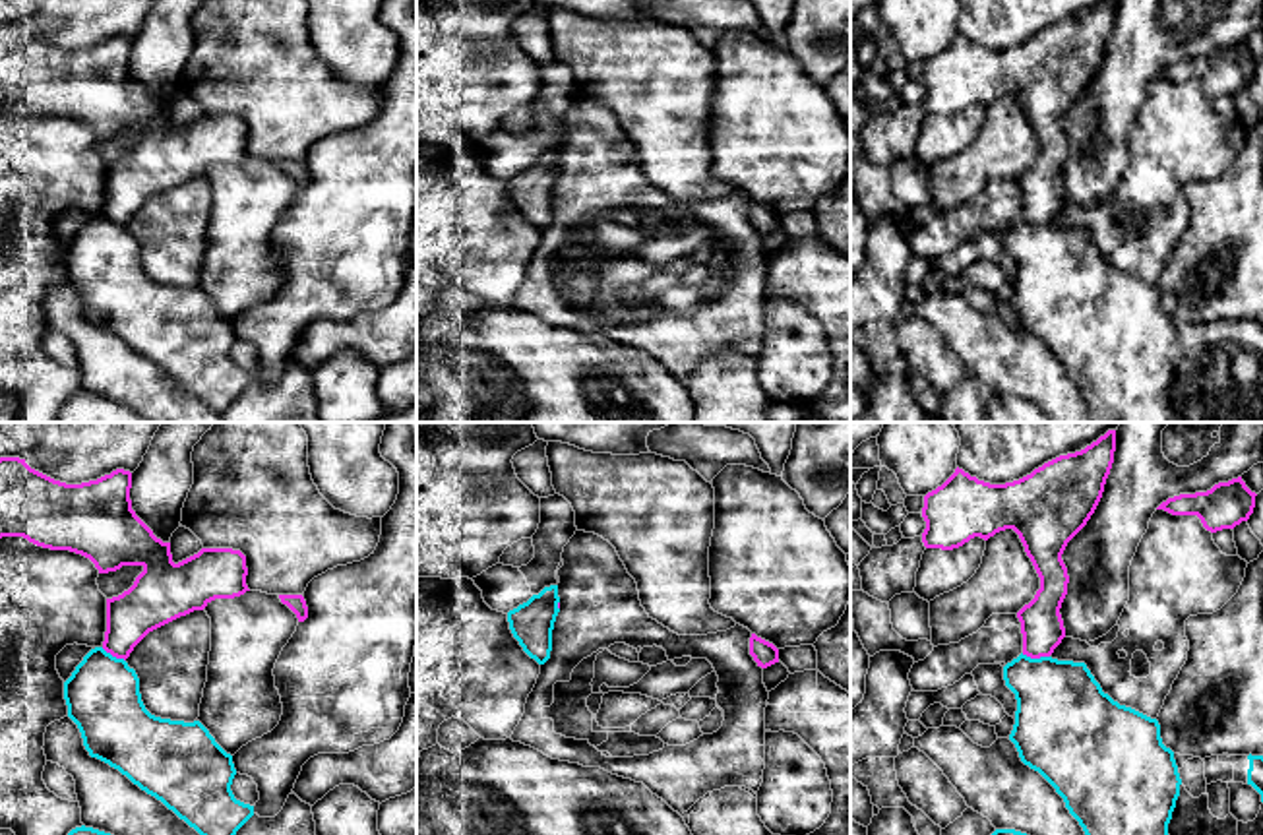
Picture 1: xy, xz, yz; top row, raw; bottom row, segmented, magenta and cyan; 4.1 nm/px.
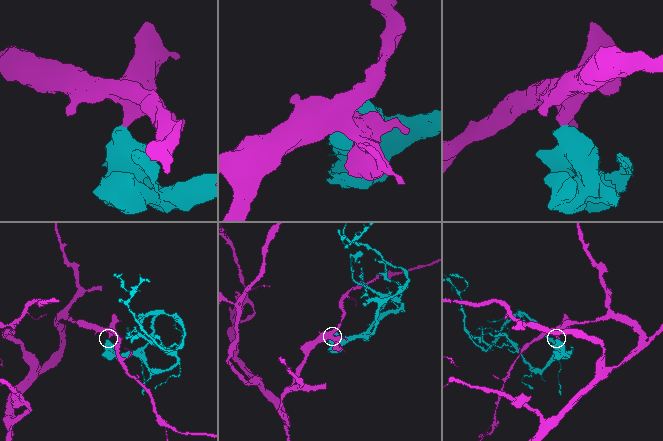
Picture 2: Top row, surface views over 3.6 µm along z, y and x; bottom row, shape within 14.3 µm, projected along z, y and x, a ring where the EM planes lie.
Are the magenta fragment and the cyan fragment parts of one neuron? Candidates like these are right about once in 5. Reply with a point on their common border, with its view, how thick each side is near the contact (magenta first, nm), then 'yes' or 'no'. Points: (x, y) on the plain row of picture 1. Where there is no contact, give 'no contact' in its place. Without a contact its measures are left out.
meets magenta in yz at (1035, 223); 180 nm thick on the magenta side, 380 nm on the other; no

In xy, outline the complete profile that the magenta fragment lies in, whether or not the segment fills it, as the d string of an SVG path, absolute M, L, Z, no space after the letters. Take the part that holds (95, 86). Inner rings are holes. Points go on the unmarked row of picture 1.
M0 23L0 105L23 103L43 114L81 120L99 139L116 138L122 132L143 134L128 157L107 165L103 215L124 227L149 198L203 176L215 165L234 165L250 157L246 122L240 116L201 114L174 130L170 108L157 105L132 76L130 54L132 39L124 35L97 46L66 50L31 35L25 25Z

